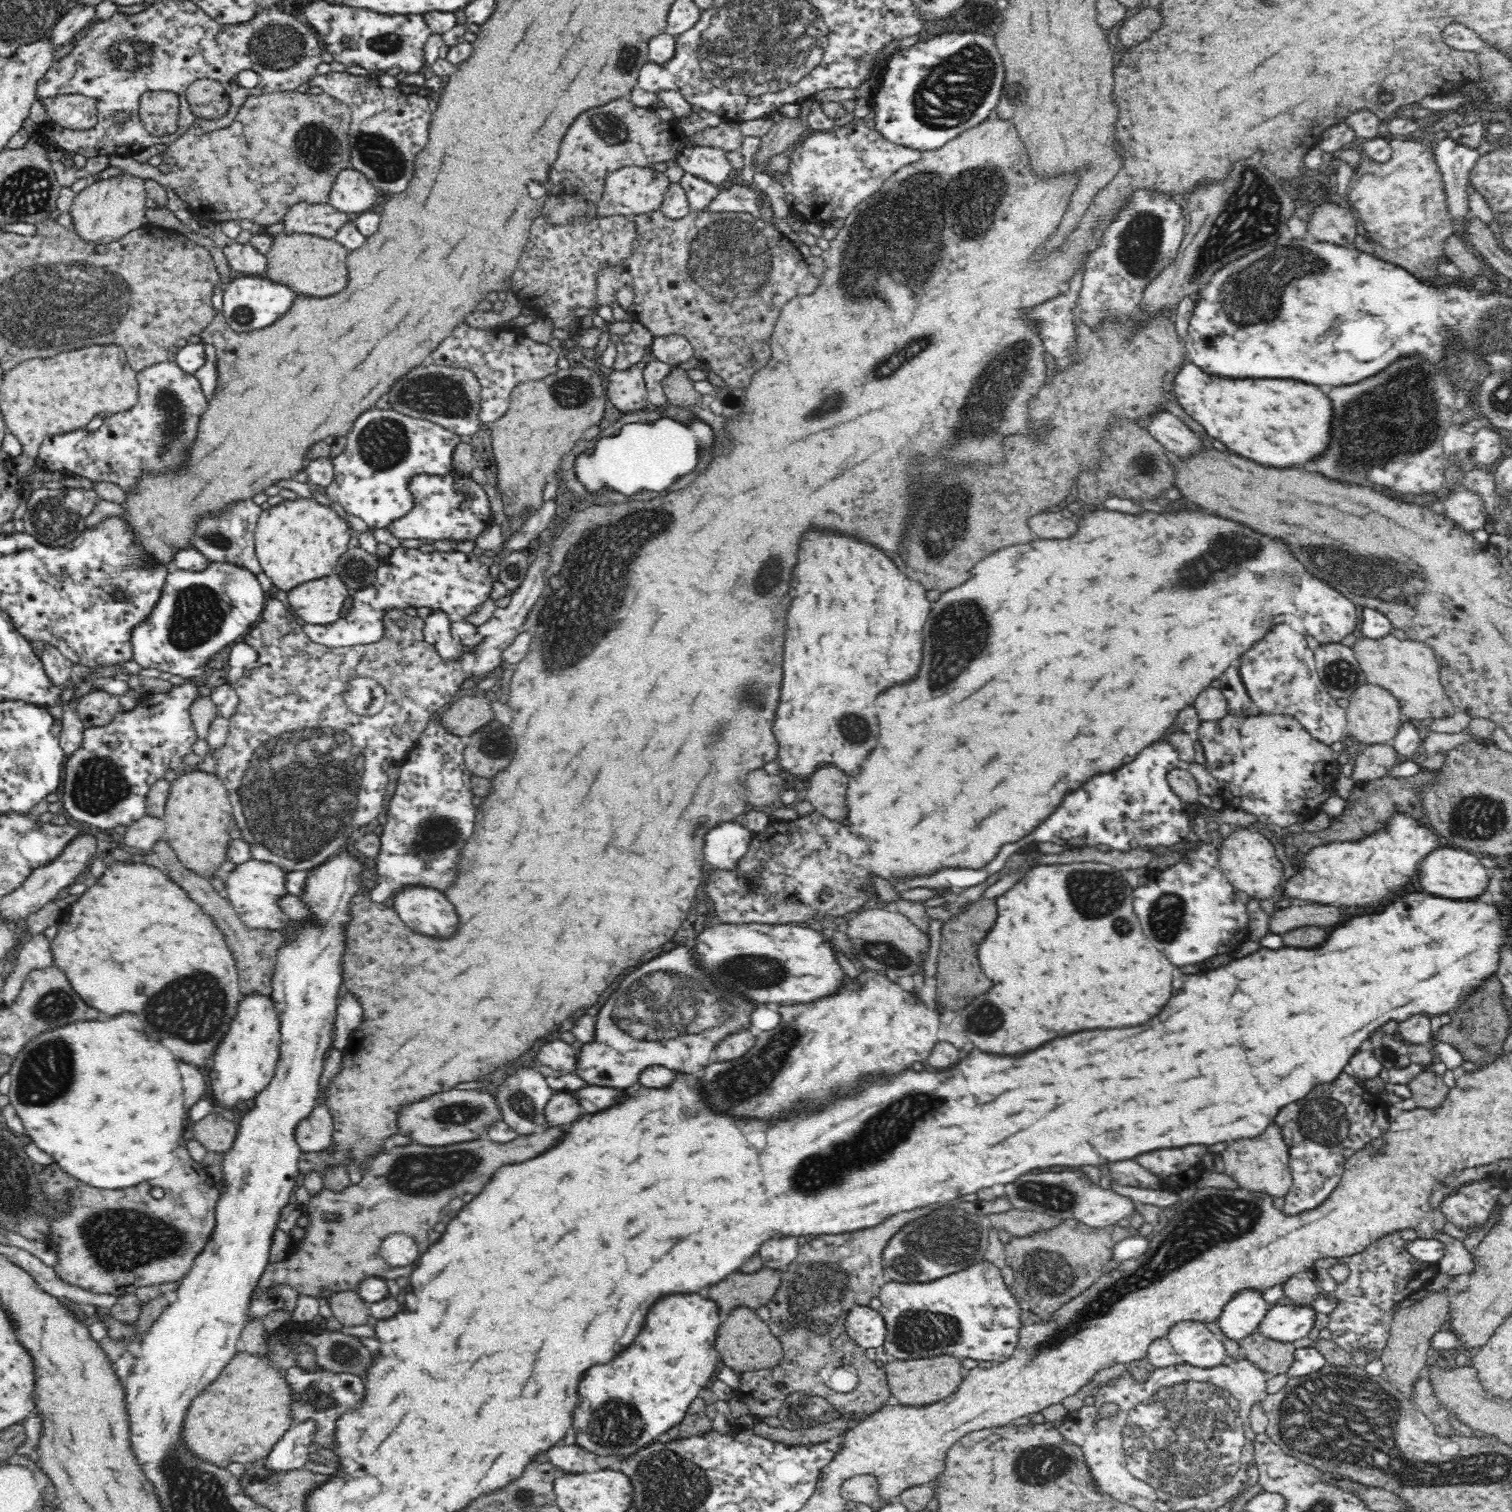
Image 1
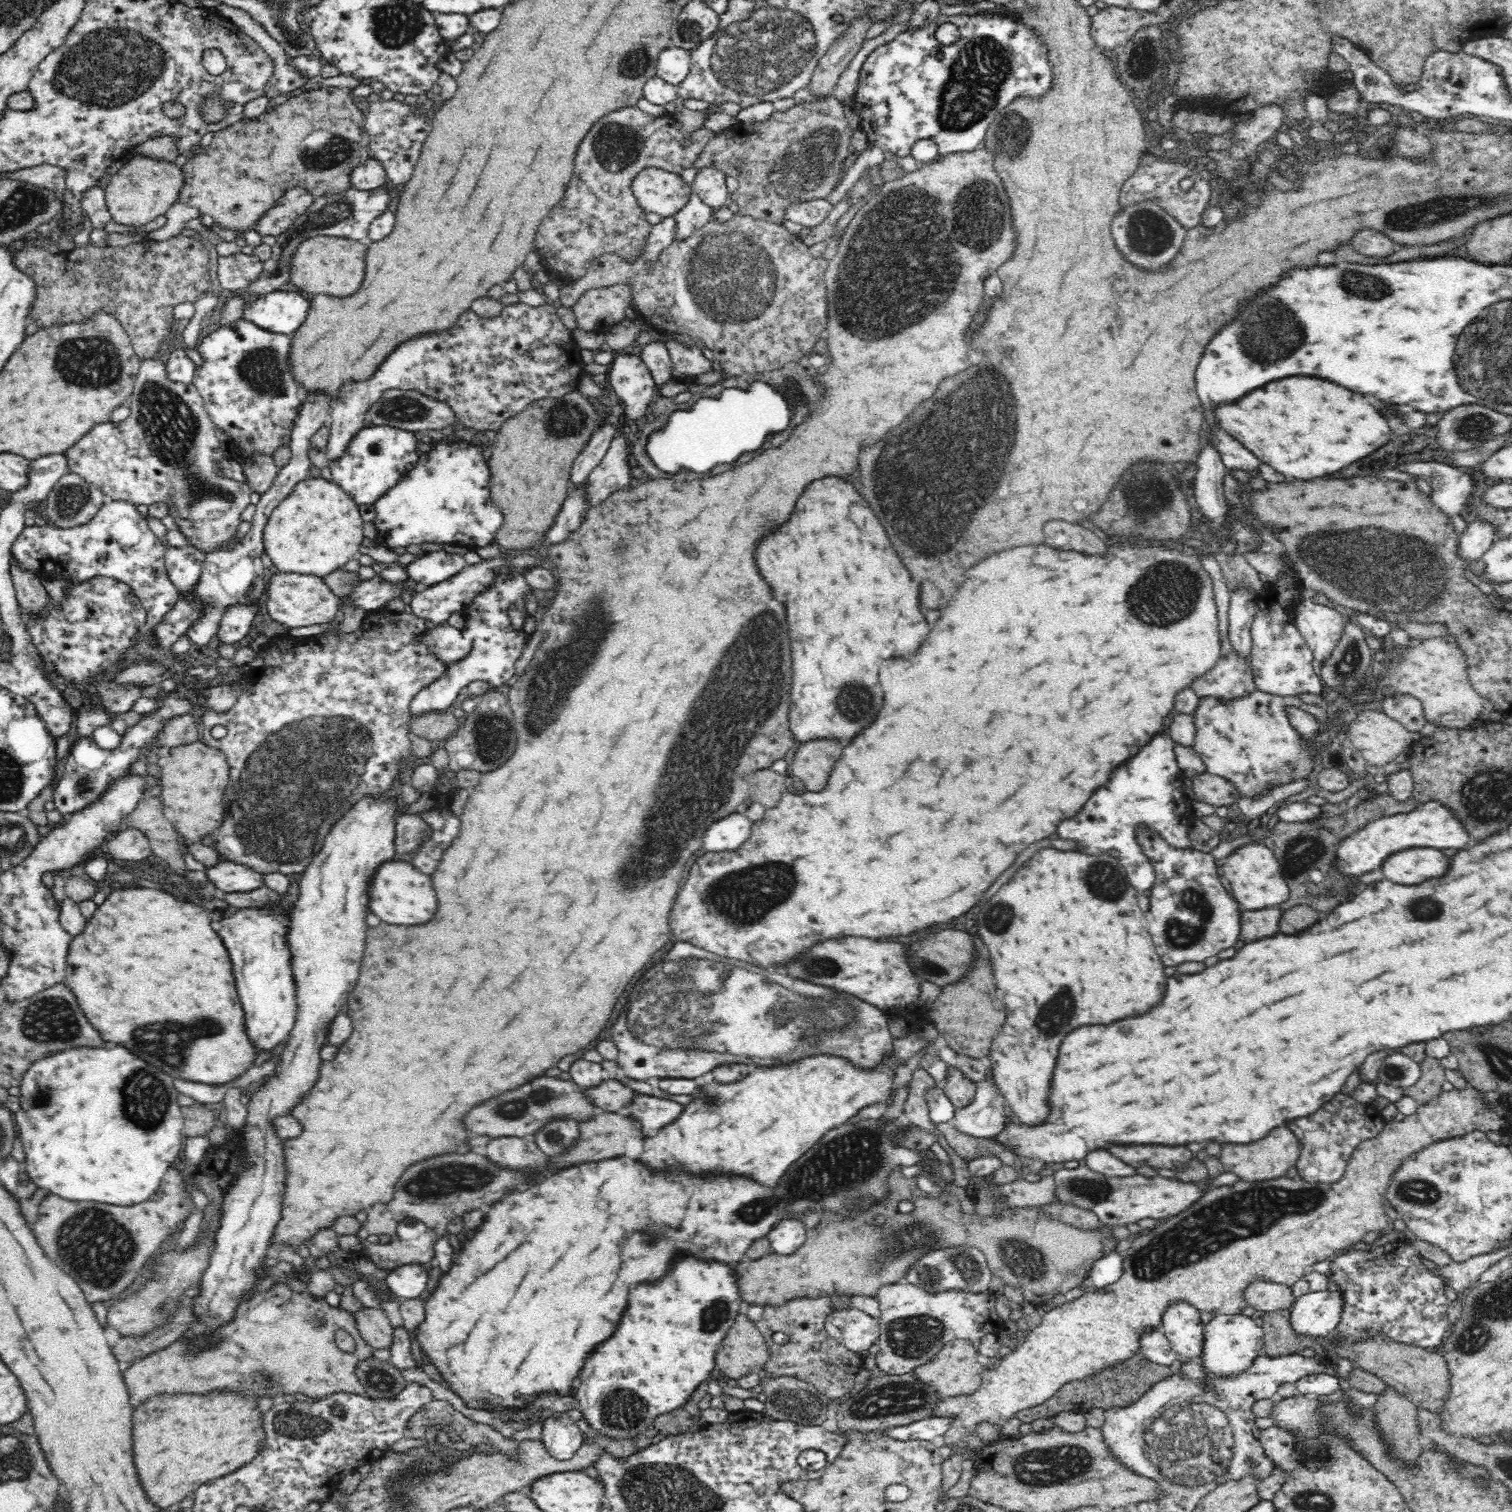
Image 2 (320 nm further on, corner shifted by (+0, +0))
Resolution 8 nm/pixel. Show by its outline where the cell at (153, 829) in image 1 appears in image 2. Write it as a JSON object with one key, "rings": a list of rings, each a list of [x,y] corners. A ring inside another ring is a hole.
{"rings":[[[123,827],[107,843],[114,861],[144,860],[152,854],[148,837],[134,827]]]}

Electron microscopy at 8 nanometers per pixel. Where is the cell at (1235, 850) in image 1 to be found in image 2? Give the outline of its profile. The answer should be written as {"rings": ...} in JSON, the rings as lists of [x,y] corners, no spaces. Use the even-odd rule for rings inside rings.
{"rings":[[[1260,838],[1236,848],[1235,852],[1226,857],[1226,862],[1221,868],[1230,882],[1232,896],[1244,910],[1276,907],[1290,898],[1290,889],[1281,874],[1279,860],[1274,857],[1274,852],[1267,848]]]}

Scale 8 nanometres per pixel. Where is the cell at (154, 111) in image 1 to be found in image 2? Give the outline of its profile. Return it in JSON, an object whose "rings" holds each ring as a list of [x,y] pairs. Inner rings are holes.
{"rings":[[[332,86],[301,92],[284,104],[266,108],[260,116],[244,118],[233,126],[214,133],[206,150],[188,159],[180,167],[183,185],[176,201],[197,208],[200,215],[212,216],[214,224],[220,229],[234,233],[252,231],[257,228],[267,210],[289,188],[304,187],[315,197],[340,194],[348,190],[351,187],[350,171],[370,159],[363,123],[364,115],[345,89]]]}

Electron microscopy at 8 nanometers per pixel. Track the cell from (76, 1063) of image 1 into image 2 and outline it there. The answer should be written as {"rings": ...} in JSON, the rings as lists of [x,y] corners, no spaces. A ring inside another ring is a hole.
{"rings":[[[116,1044],[114,1048],[76,1046],[76,1048],[54,1052],[46,1058],[32,1062],[26,1072],[22,1074],[22,1082],[19,1086],[20,1110],[13,1114],[13,1120],[19,1134],[18,1138],[21,1139],[24,1147],[25,1164],[23,1170],[38,1188],[45,1188],[48,1192],[60,1194],[68,1200],[94,1200],[106,1204],[120,1204],[120,1206],[133,1205],[136,1202],[148,1200],[158,1191],[164,1175],[172,1166],[172,1162],[176,1162],[176,1158],[182,1156],[180,1150],[182,1150],[182,1144],[184,1144],[184,1138],[182,1138],[184,1116],[182,1115],[182,1108],[178,1104],[178,1090],[174,1086],[174,1078],[170,1074],[166,1074],[164,1070],[160,1070],[160,1068],[148,1064],[146,1060],[138,1058],[136,1054],[132,1054],[124,1044]]]}

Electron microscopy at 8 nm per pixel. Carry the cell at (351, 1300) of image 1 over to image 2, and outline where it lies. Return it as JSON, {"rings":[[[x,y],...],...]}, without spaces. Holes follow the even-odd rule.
{"rings":[[[365,1307],[353,1312],[352,1315],[362,1340],[372,1348],[389,1348],[393,1326],[384,1310]]]}

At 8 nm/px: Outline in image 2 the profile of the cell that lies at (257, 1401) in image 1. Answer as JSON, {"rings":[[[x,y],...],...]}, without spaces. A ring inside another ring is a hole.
{"rings":[[[234,1389],[156,1393],[133,1410],[134,1458],[140,1480],[160,1508],[180,1503],[205,1482],[230,1474],[258,1457],[266,1444],[256,1396]]]}

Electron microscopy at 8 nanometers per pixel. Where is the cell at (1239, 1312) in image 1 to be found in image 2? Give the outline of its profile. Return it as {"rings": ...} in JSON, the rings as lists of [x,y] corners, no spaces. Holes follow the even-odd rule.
{"rings":[[[1214,1314],[1213,1319],[1204,1324],[1203,1328],[1204,1350],[1198,1361],[1202,1362],[1204,1369],[1208,1369],[1214,1377],[1245,1371],[1257,1356],[1263,1354],[1265,1343],[1263,1328],[1260,1328],[1250,1316]]]}

